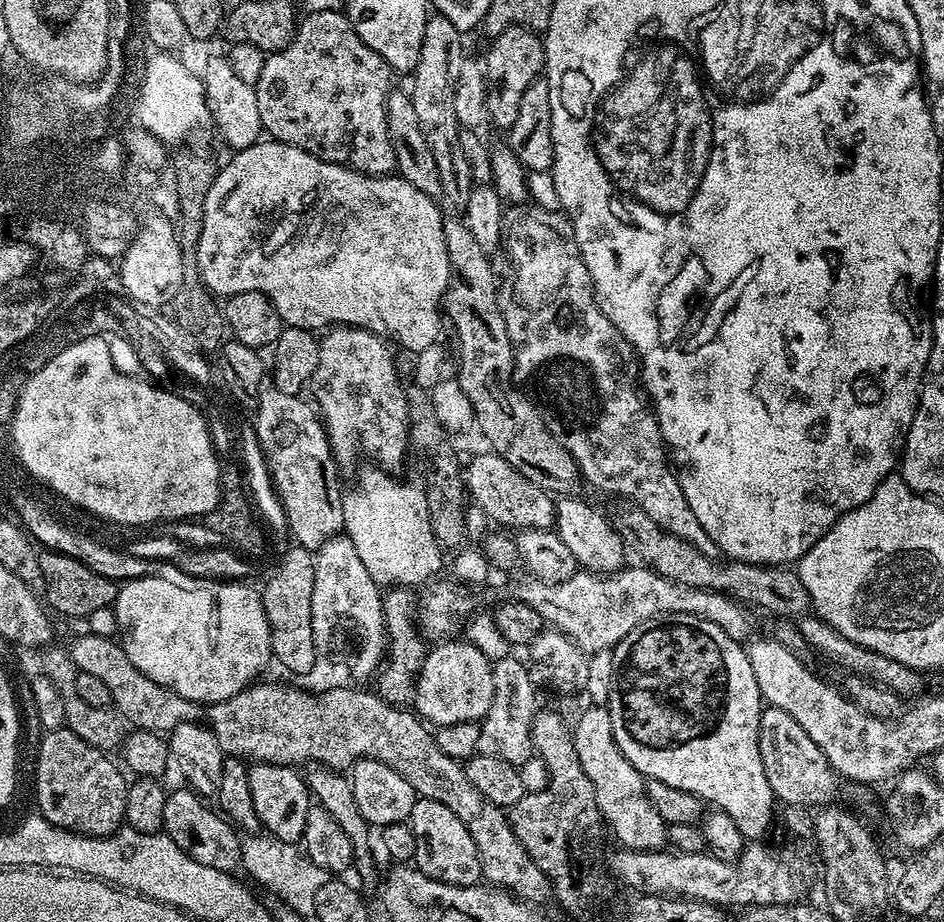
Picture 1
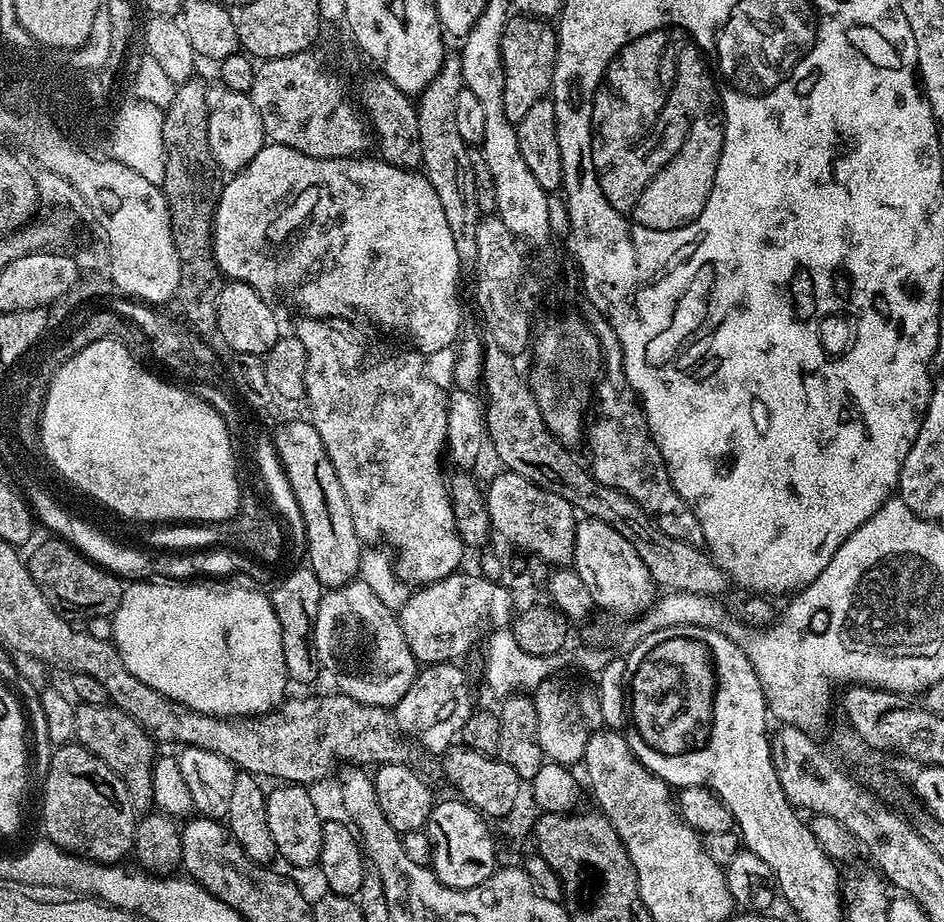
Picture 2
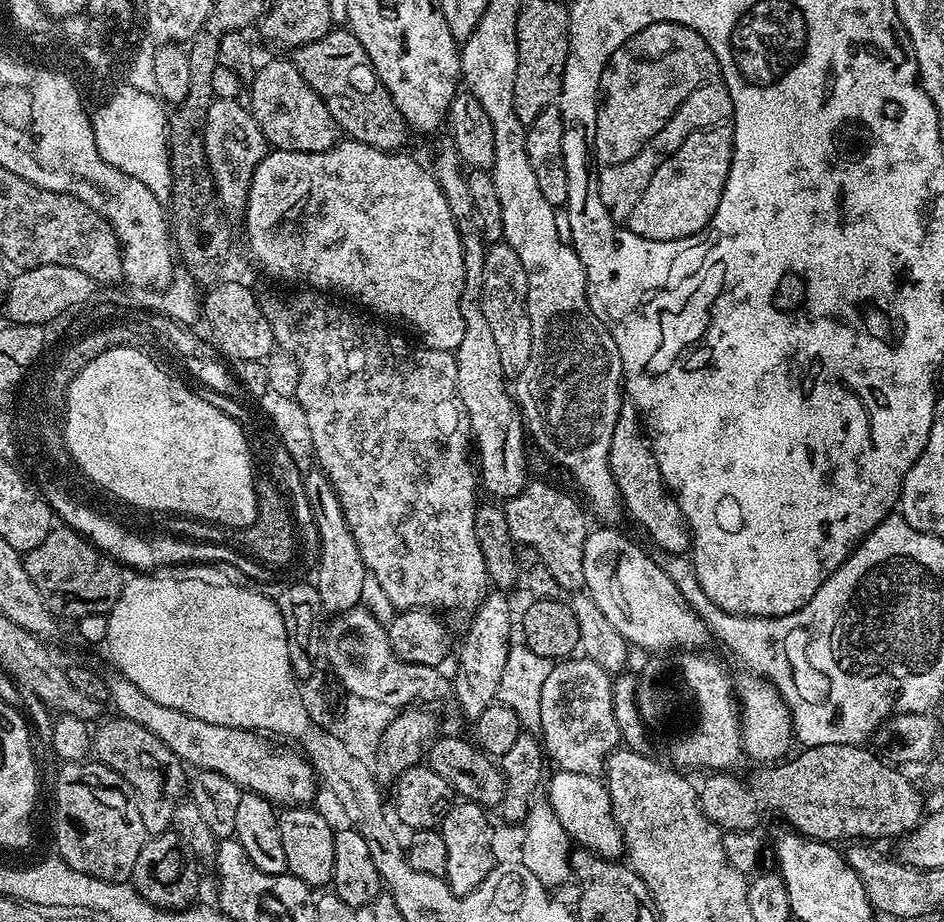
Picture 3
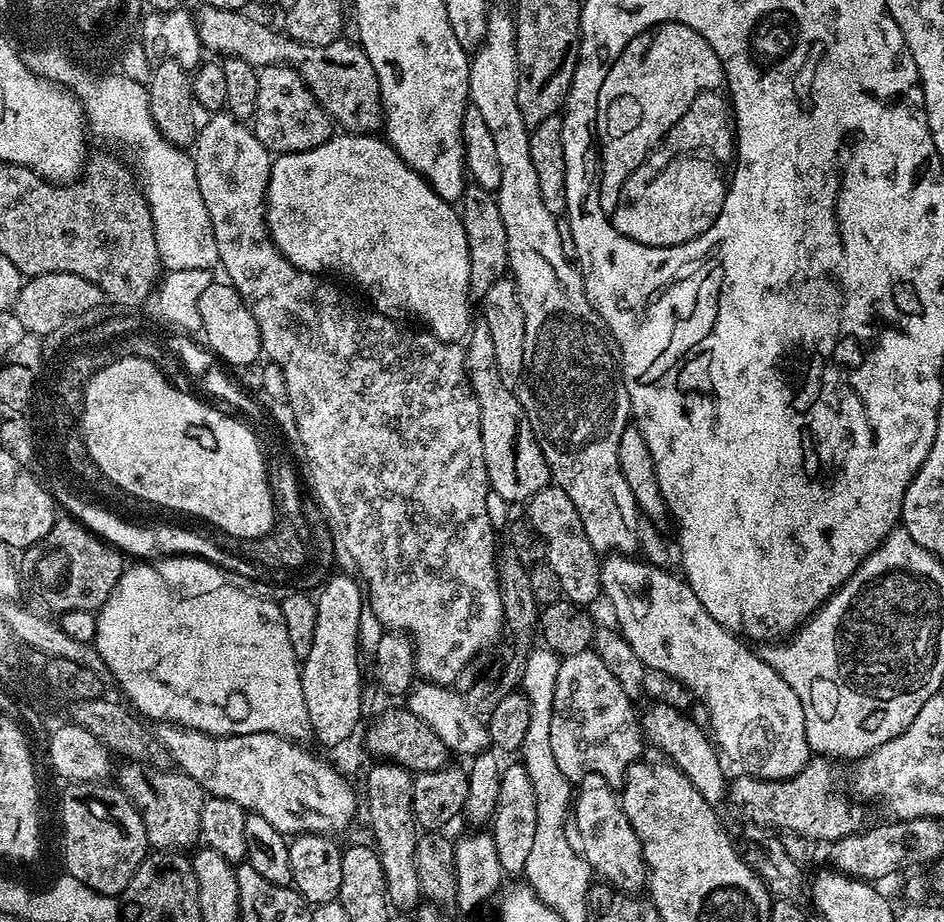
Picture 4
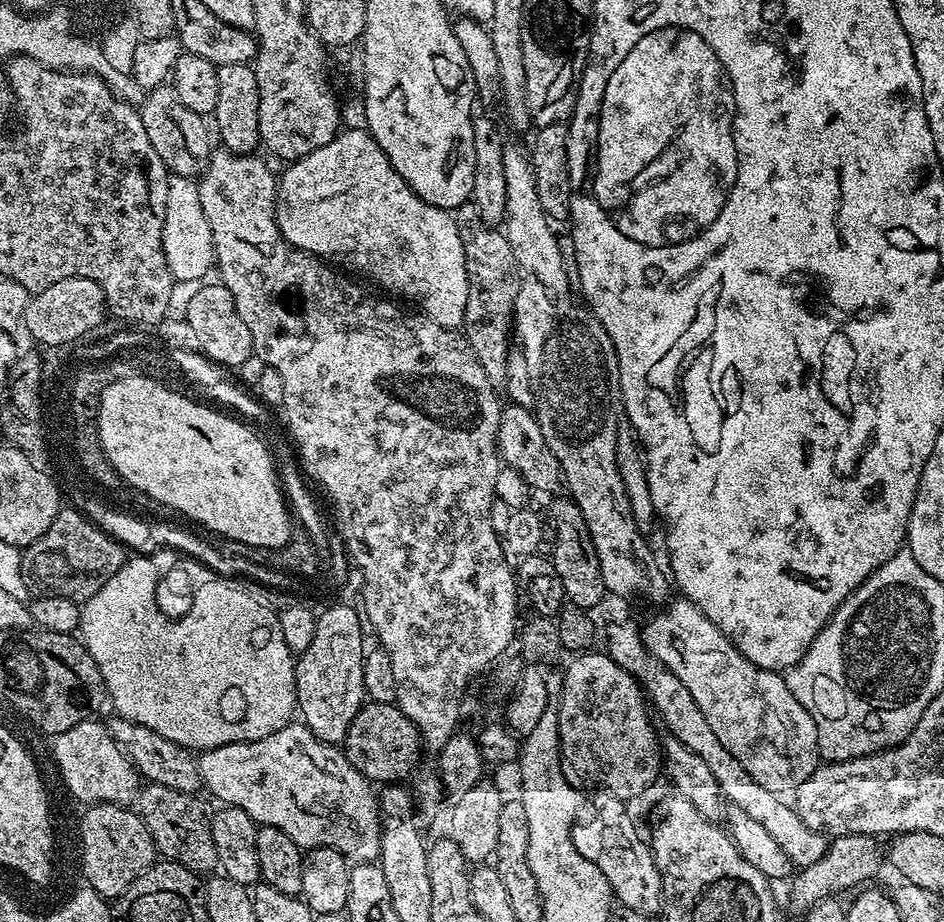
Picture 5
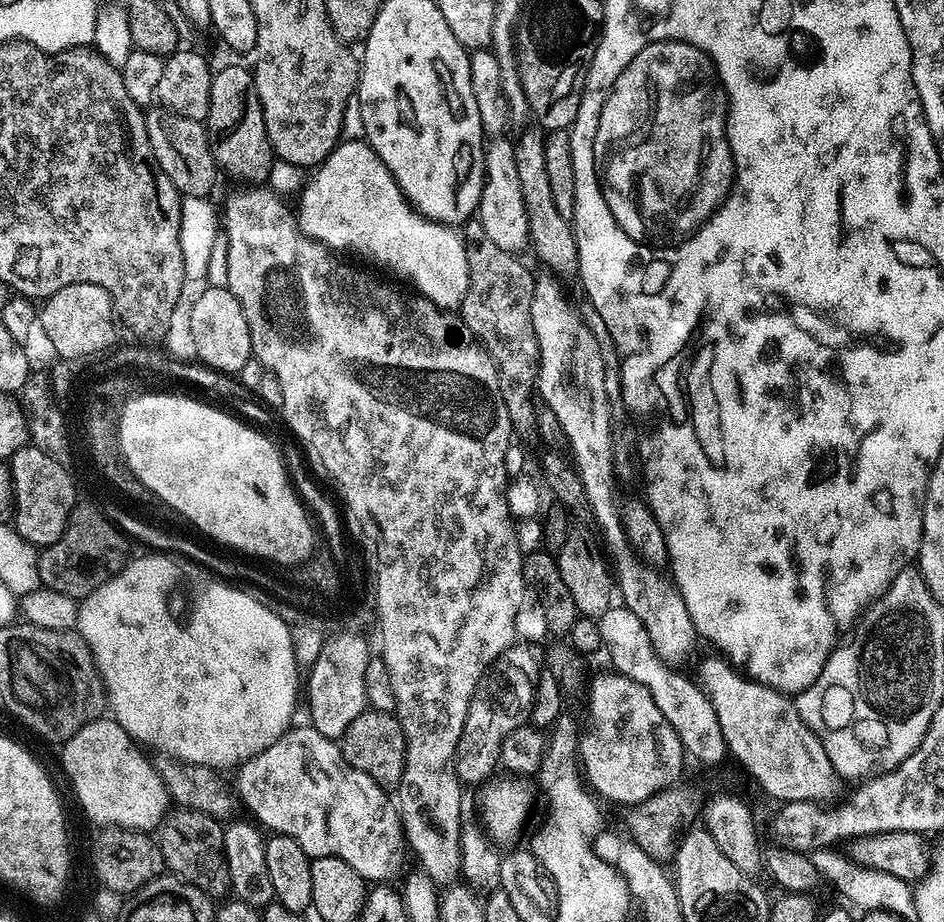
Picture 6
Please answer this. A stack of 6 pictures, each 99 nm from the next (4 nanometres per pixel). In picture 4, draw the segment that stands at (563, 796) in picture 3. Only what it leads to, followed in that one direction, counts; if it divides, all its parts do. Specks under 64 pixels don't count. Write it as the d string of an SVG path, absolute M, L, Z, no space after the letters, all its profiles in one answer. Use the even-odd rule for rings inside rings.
M592 782L579 785L570 812L571 823L576 823L576 832L580 835L578 851L601 881L619 888L621 892L639 893L648 879L648 866L644 863L638 834L634 834L634 826L630 826L617 793L603 782L588 783Z

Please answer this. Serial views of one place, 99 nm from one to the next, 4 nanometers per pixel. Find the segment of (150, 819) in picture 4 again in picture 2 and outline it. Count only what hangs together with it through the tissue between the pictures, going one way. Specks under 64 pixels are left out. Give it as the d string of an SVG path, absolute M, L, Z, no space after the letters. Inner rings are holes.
M109 702L106 704L76 704L74 714L75 743L80 744L90 754L97 756L110 770L114 770L124 780L124 785L133 794L151 793L152 790L152 762L154 759L154 741L151 736L134 722L130 714Z

